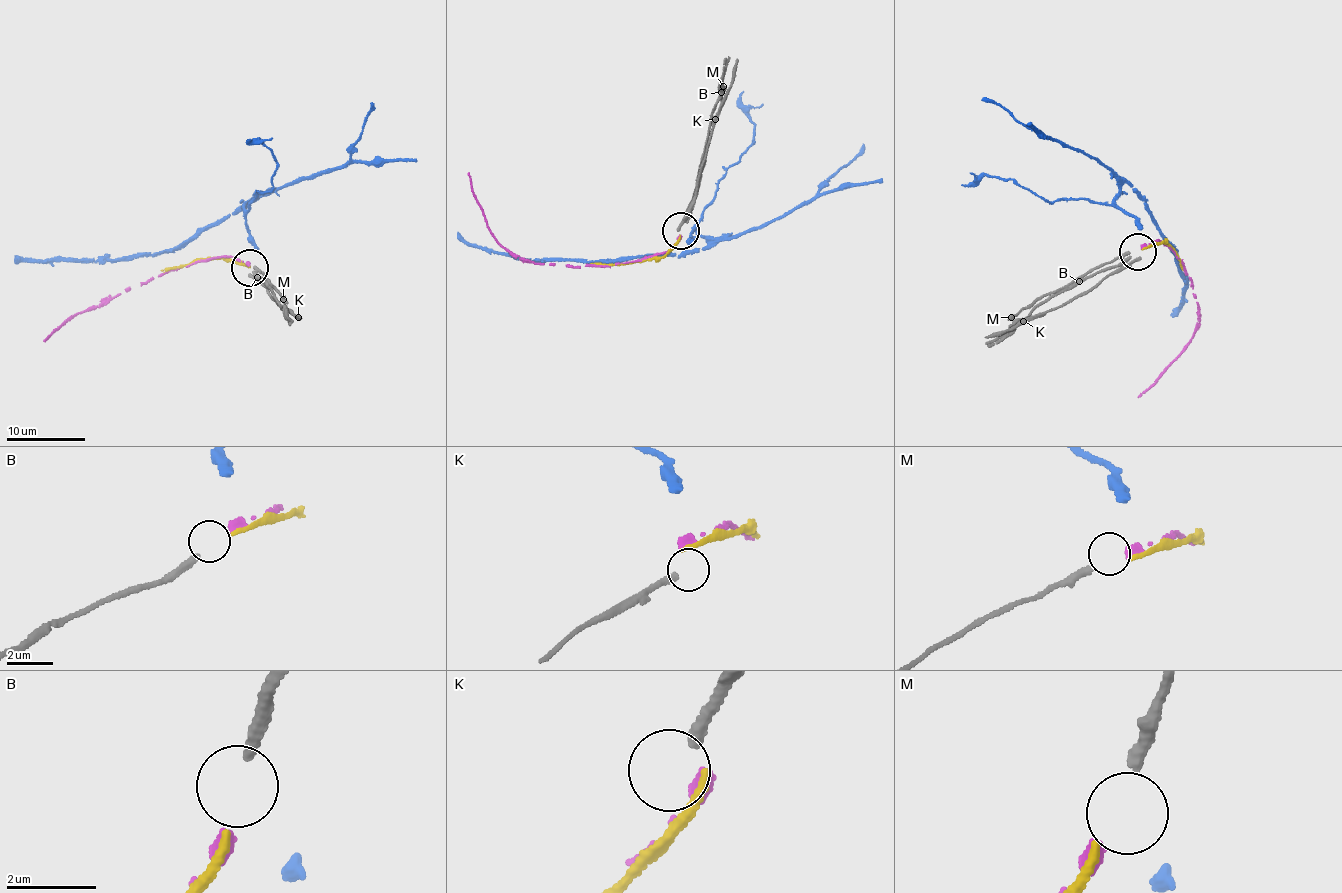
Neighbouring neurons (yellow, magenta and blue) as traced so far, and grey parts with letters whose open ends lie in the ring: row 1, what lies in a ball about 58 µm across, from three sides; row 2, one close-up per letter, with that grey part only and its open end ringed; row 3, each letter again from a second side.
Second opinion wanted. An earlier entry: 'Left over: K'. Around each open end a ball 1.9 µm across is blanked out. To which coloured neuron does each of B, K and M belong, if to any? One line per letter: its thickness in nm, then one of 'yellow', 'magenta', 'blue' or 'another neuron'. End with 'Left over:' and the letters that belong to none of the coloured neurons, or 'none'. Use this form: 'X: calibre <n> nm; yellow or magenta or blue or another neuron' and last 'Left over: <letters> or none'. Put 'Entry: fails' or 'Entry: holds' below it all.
B: calibre 280 nm; yellow
K: calibre 300 nm; another neuron
M: calibre 320 nm; magenta
Left over: K
Entry: holds

